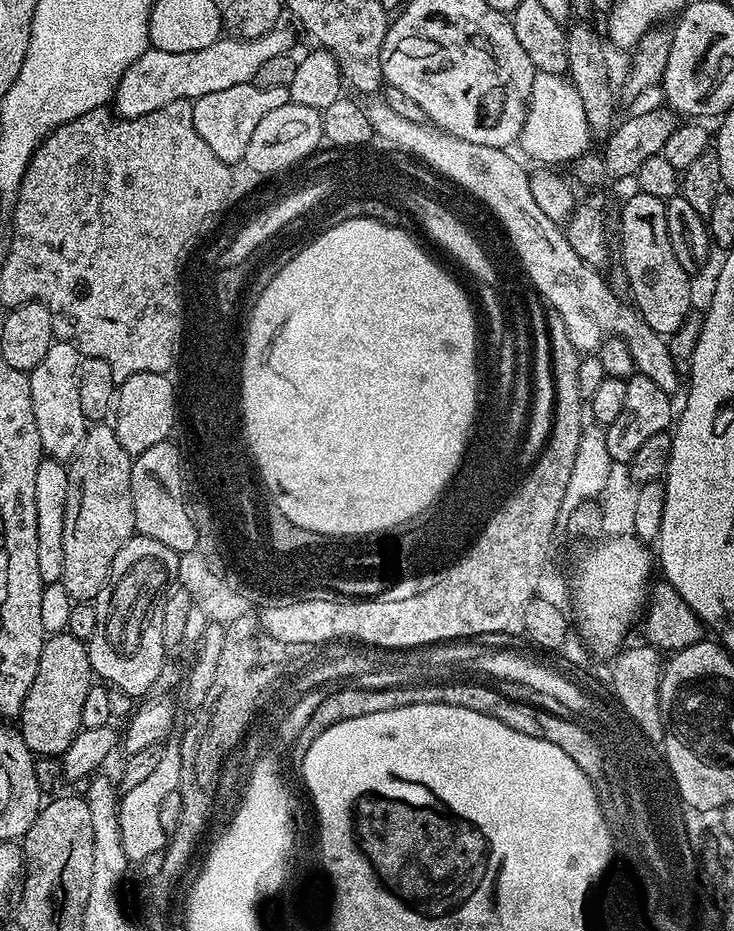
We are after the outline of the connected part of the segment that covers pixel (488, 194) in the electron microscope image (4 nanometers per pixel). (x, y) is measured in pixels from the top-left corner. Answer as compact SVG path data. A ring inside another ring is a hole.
M383 102L372 105L369 103L366 111L373 133L377 137L381 136L388 143L385 145L391 146L395 151L405 153L425 165L428 163L438 175L453 180L460 188L465 188L474 199L481 200L496 215L497 222L504 227L501 228L503 235L516 240L516 246L520 248L520 254L524 258L525 264L528 265L527 275L531 287L536 292L540 291L539 299L545 305L548 303L552 307L551 311L560 316L562 322L566 322L566 330L570 333L570 342L574 342L574 346L581 354L599 353L603 345L613 338L624 340L626 346L629 347L630 354L633 355L636 372L650 378L650 382L654 382L657 386L662 386L662 390L667 396L675 397L677 395L676 391L680 388L682 375L675 368L674 359L670 356L668 340L654 330L650 330L650 326L646 326L646 322L641 320L639 312L627 303L624 305L608 289L607 282L596 273L599 271L593 265L585 264L582 258L578 258L578 254L574 254L574 246L570 246L565 229L550 218L546 218L546 214L542 214L541 208L538 207L538 202L534 202L534 194L530 194L529 169L524 169L511 156L513 154L511 151L466 142L462 138L451 136L449 132L444 132L431 122L422 124L410 122L409 119L402 118L402 114L394 114L394 110L390 110L390 106Z

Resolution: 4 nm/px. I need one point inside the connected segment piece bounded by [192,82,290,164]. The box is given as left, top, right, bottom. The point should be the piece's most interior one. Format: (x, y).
(226, 120)

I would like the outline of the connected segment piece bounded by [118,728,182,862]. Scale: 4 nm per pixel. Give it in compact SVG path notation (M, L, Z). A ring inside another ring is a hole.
M174 728L164 741L164 751L161 761L155 771L144 781L135 786L133 790L121 795L118 805L120 834L122 846L129 861L144 860L152 855L159 855L167 847L168 832L162 828L162 806L166 798L179 791L182 770L181 752L182 730Z

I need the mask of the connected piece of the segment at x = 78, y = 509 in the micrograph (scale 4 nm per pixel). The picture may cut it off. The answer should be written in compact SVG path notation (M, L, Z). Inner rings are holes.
M96 422L88 428L82 446L67 465L66 530L62 530L62 550L66 554L62 565L60 583L66 586L74 602L92 602L106 586L114 558L130 537L137 535L134 522L134 502L130 498L130 474L133 453L127 452L118 442L115 427L108 422Z

